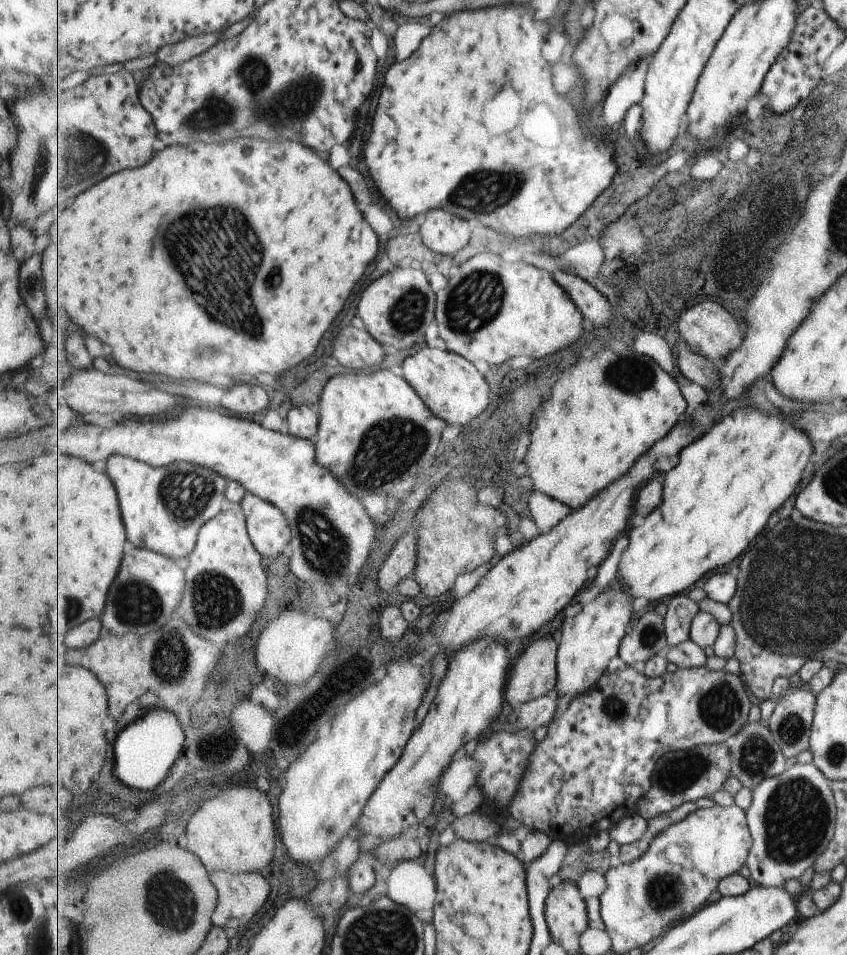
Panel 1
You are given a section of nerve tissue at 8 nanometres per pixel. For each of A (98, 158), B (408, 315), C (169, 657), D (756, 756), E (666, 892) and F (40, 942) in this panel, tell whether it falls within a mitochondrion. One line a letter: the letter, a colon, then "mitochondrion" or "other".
A: mitochondrion
B: mitochondrion
C: mitochondrion
D: mitochondrion
E: mitochondrion
F: mitochondrion

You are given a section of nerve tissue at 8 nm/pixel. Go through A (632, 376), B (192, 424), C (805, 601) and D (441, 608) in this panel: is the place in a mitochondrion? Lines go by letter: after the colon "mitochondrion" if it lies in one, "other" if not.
A: mitochondrion
B: other
C: mitochondrion
D: other

